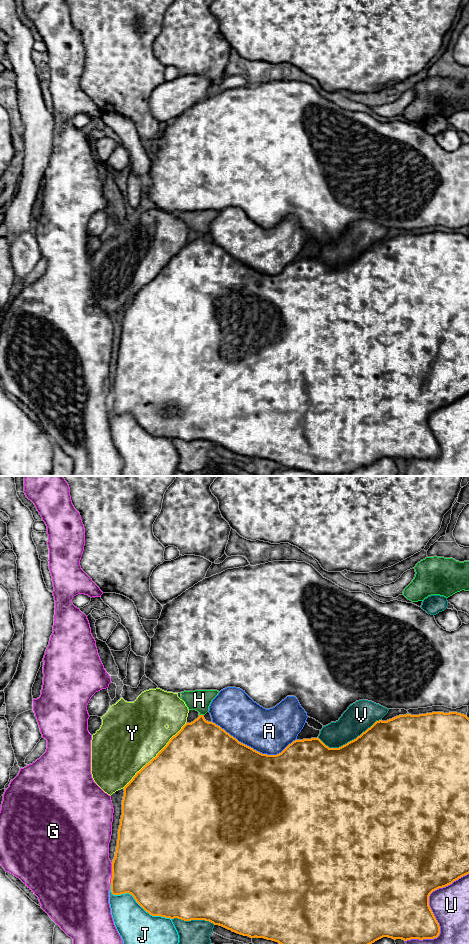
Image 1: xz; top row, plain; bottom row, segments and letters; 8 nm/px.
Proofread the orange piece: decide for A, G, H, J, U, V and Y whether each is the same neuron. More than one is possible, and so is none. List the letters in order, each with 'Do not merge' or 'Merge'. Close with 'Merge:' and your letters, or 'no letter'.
A: Do not merge
G: Do not merge
H: Do not merge
J: Do not merge
U: Do not merge
V: Do not merge
Y: Do not merge
Merge: no letter

